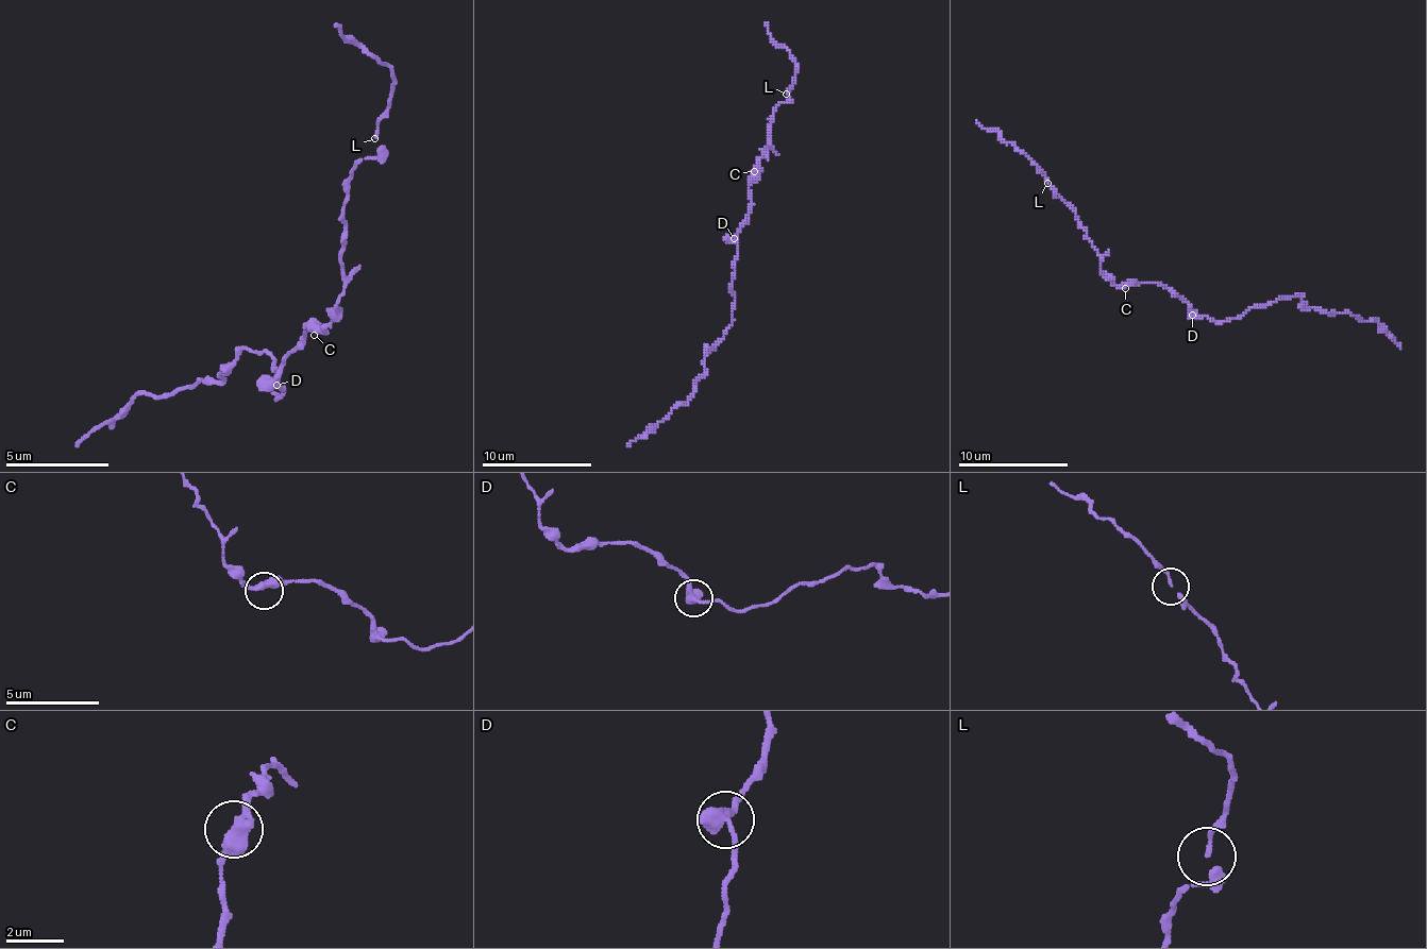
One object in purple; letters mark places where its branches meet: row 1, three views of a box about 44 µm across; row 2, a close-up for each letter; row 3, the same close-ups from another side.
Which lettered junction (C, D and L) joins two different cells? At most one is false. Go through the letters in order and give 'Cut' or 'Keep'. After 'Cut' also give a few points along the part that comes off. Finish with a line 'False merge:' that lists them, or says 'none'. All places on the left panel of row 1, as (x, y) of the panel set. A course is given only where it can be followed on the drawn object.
C: Keep
D: Keep
L: Keep
False merge: none

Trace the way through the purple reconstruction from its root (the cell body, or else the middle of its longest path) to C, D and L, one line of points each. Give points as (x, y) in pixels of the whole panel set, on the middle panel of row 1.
C: (749, 221), (751, 201), (749, 176), (754, 171)
D: (749, 221), (735, 237)
L: (749, 221), (749, 176), (771, 147), (771, 116), (790, 97), (787, 94)

